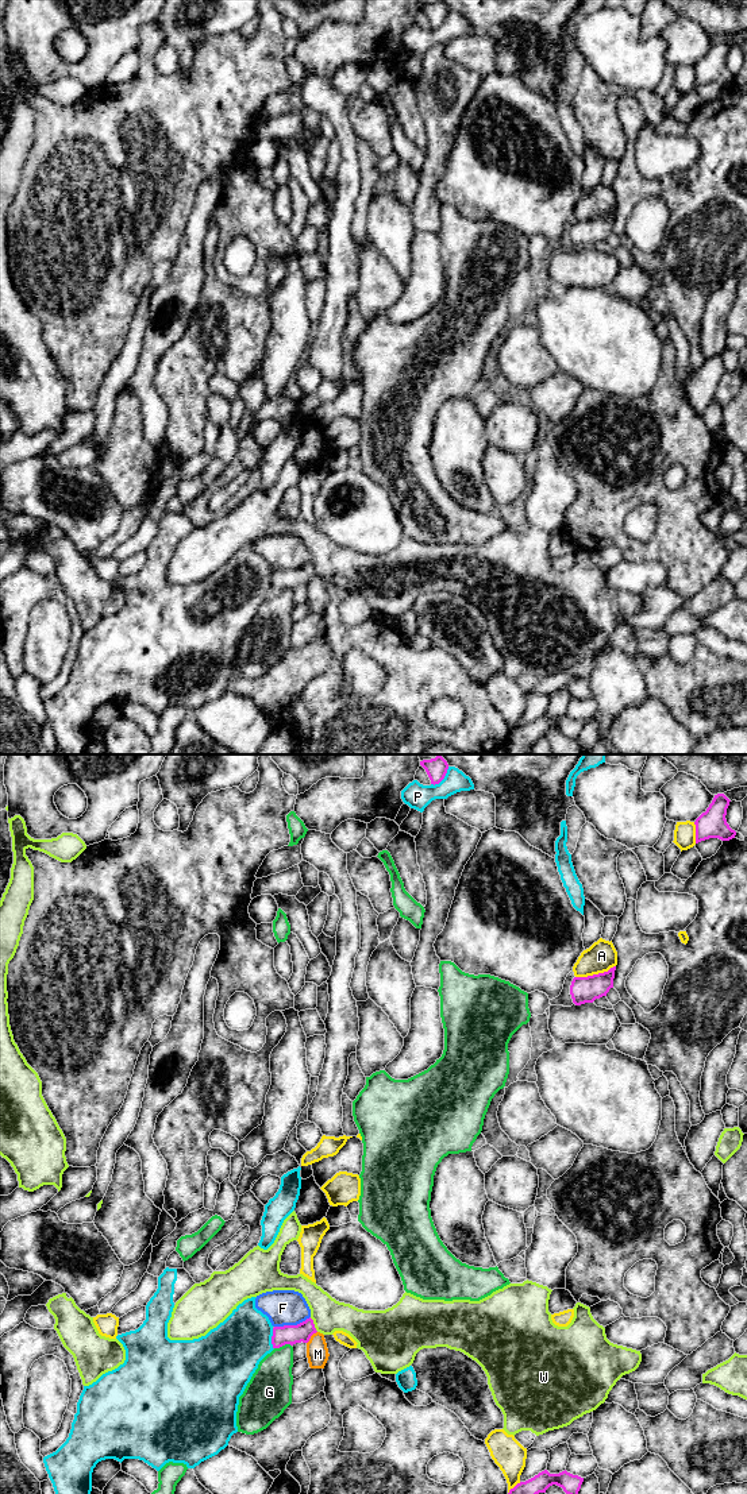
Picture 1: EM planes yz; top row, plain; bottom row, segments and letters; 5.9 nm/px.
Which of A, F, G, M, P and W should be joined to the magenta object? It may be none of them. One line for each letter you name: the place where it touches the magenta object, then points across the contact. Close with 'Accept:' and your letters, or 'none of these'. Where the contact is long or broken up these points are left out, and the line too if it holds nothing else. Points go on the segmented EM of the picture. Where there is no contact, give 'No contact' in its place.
Accept: none of these

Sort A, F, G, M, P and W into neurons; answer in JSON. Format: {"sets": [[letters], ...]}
{"sets": [["A"], ["F"], ["G"], ["M"], ["P"], ["W"]]}

